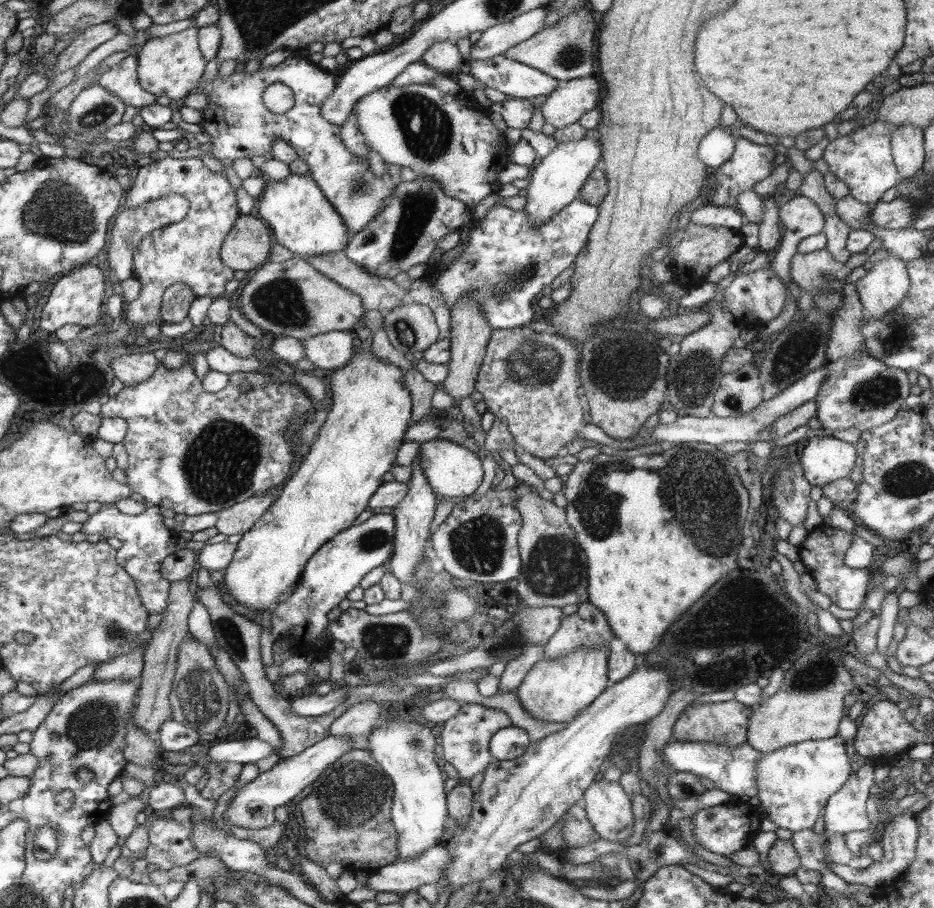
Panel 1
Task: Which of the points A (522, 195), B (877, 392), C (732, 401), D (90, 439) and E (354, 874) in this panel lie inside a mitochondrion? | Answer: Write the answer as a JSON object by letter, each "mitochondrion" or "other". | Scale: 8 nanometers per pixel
{"A":"other","B":"mitochondrion","C":"mitochondrion","D":"other","E":"other"}

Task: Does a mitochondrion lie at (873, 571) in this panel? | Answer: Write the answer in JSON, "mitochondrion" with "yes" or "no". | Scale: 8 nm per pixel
{"mitochondrion":"no"}

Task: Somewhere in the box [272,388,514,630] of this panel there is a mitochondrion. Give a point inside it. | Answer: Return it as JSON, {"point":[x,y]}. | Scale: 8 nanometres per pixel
{"point":[478,544]}

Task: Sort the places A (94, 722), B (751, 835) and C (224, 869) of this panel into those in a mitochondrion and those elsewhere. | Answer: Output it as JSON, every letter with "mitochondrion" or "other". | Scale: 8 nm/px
{"A":"mitochondrion","B":"other","C":"other"}

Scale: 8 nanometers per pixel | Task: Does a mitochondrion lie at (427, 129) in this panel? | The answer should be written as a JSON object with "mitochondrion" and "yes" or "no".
{"mitochondrion":"yes"}

